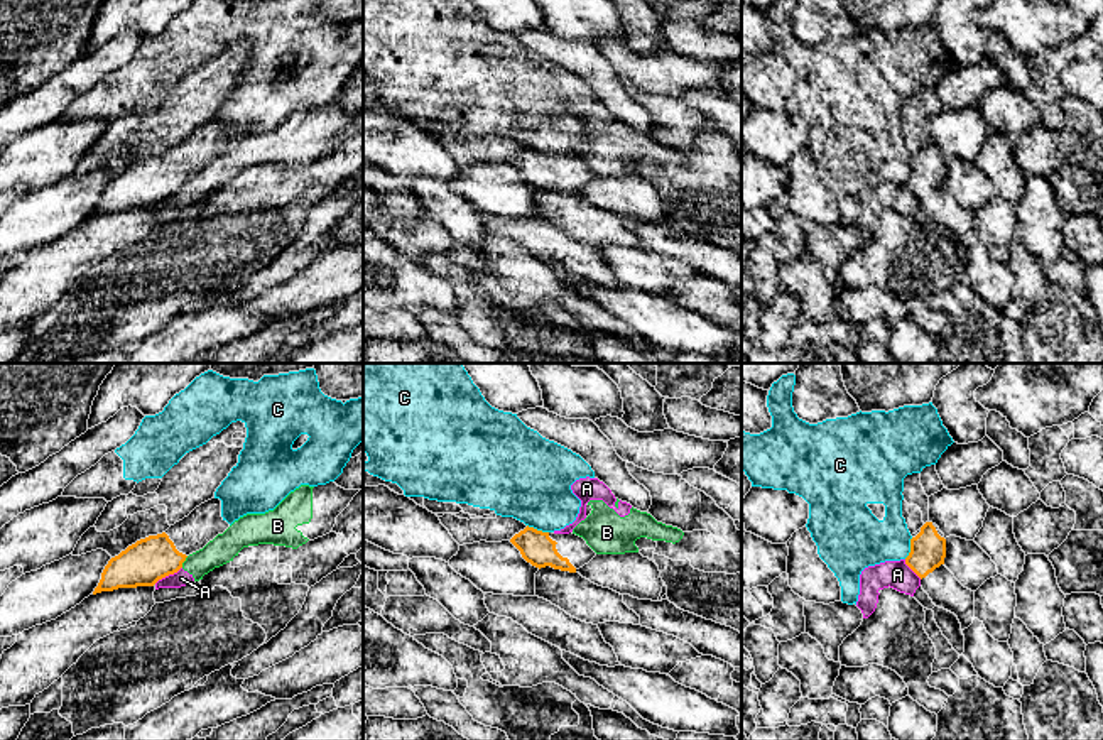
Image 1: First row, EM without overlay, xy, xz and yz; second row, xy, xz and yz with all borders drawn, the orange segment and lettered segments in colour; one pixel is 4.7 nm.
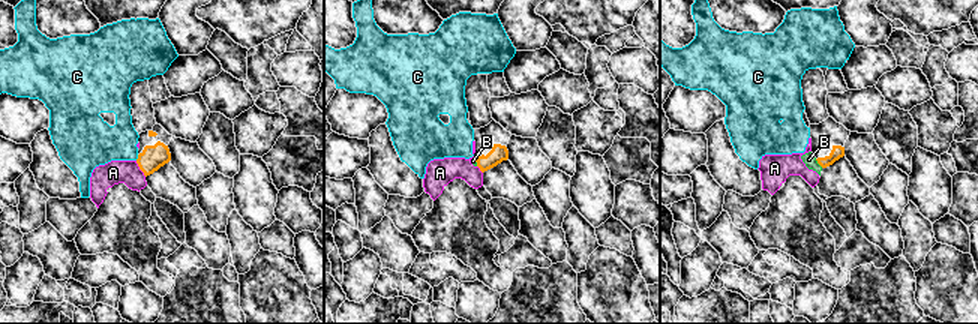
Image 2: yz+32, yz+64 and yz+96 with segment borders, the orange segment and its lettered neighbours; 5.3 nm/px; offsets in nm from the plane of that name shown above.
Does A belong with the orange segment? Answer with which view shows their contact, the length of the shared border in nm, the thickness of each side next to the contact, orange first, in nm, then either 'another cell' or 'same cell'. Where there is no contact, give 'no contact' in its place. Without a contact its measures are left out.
xy | 160 nm | 220/80 nm | another cell

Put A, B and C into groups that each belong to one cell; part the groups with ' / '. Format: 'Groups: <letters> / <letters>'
Groups: A B / C

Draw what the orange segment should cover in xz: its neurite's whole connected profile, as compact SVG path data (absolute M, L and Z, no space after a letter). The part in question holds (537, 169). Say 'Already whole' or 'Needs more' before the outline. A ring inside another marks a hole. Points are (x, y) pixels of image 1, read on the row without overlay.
Needs more. M527 147L515 155L510 164L527 184L539 191L551 188L554 191L576 194L596 177L586 162L573 154L542 154Z

